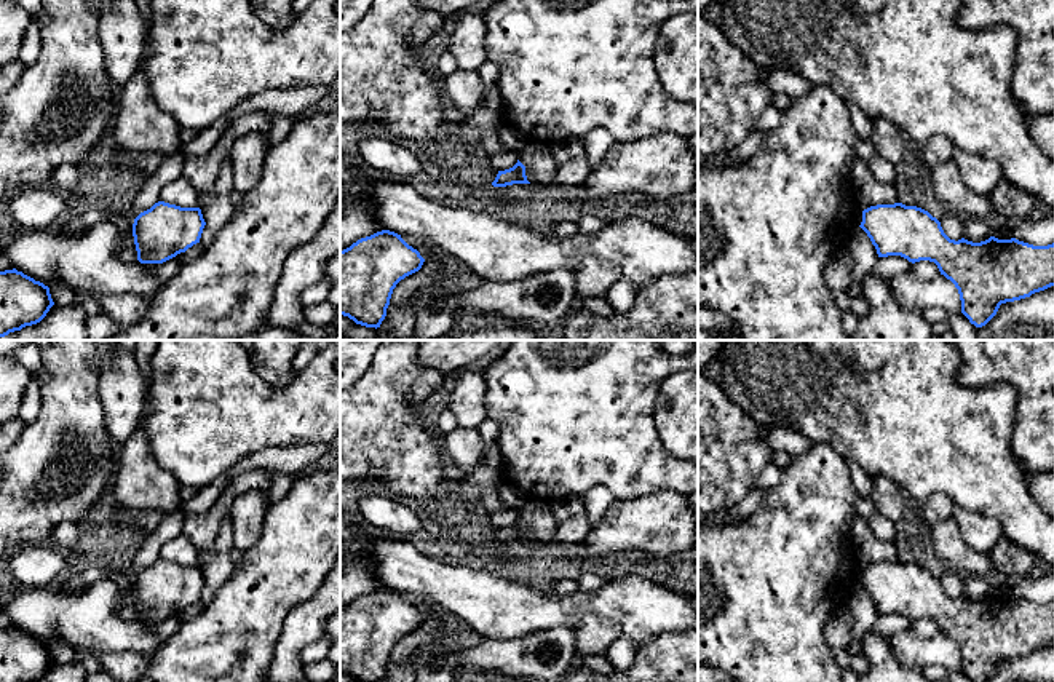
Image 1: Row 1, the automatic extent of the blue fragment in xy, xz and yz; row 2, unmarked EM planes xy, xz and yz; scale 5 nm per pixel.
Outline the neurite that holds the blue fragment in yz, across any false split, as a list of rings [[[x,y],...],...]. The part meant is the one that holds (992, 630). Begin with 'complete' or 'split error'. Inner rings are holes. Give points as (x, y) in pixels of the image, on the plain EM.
complete; [[[902,561],[864,567],[859,585],[878,615],[934,620],[958,647],[961,671],[971,682],[987,682],[1001,661],[1054,644],[1054,601],[1033,604],[995,594],[981,601],[955,599],[928,569]]]

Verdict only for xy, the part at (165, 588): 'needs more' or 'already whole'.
already whole

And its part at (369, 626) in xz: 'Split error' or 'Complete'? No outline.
Complete

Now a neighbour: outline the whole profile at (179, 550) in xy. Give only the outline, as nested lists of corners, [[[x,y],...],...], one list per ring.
[[[179,533],[161,546],[160,559],[180,565],[198,565],[200,554],[196,548],[182,533]]]

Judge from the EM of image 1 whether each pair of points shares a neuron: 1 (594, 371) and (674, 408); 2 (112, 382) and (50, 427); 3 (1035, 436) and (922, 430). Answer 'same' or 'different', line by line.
1: different
2: different
3: different

